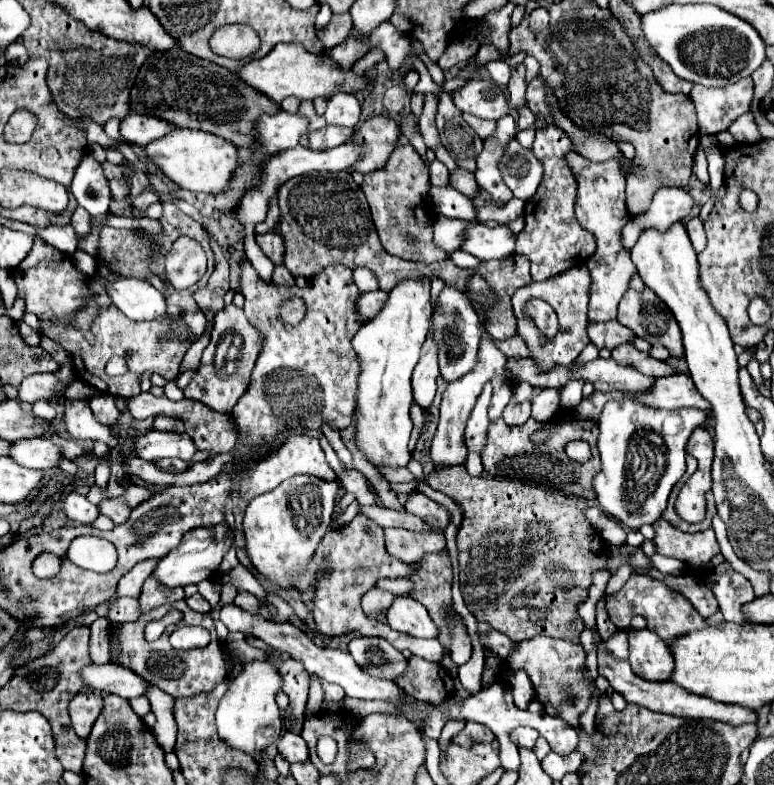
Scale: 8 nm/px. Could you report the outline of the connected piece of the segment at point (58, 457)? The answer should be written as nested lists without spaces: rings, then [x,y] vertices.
[[[35,438],[35,440],[19,440],[11,444],[9,454],[17,464],[23,464],[25,468],[37,468],[37,470],[49,470],[57,468],[59,462],[65,458],[63,450],[55,446],[47,438]]]

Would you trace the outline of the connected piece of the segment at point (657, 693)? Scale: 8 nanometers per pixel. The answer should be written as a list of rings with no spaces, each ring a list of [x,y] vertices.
[[[599,640],[597,642],[597,662],[599,662],[599,674],[603,678],[607,678],[607,682],[611,684],[611,688],[615,692],[619,692],[629,704],[639,704],[647,710],[653,712],[663,712],[669,716],[681,716],[681,718],[711,718],[711,720],[721,720],[727,722],[731,726],[739,726],[745,722],[757,722],[757,716],[753,710],[743,708],[743,706],[735,706],[735,704],[721,704],[715,700],[709,700],[705,696],[697,696],[687,692],[685,688],[679,688],[675,682],[647,682],[639,676],[635,676],[631,672],[631,666],[627,660],[619,660],[619,658],[611,658],[611,654],[605,648],[605,642]]]

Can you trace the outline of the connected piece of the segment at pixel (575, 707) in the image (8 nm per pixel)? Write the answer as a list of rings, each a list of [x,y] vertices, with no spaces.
[[[535,636],[519,642],[505,664],[511,668],[523,668],[529,674],[535,688],[535,698],[545,706],[545,714],[559,714],[569,724],[577,726],[577,720],[583,708],[587,708],[593,692],[593,684],[585,682],[583,678],[583,662],[585,652],[581,644],[571,644],[567,640],[555,640],[549,636]]]

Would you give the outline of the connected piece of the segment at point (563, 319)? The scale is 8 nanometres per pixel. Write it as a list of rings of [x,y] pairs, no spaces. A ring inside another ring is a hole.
[[[579,264],[575,268],[569,268],[567,272],[561,272],[559,276],[553,276],[545,282],[531,282],[523,288],[519,288],[512,296],[513,312],[517,318],[517,331],[519,335],[529,346],[529,356],[533,360],[539,360],[539,364],[543,364],[543,368],[553,368],[555,364],[567,366],[571,362],[575,362],[575,358],[583,352],[583,348],[589,344],[587,340],[587,304],[589,304],[589,284],[591,284],[591,276],[589,276],[589,268],[585,264]],[[529,298],[541,298],[545,302],[549,302],[553,306],[553,310],[559,316],[561,328],[565,328],[565,332],[559,332],[553,340],[547,340],[535,328],[532,321],[524,314],[524,305]]]

